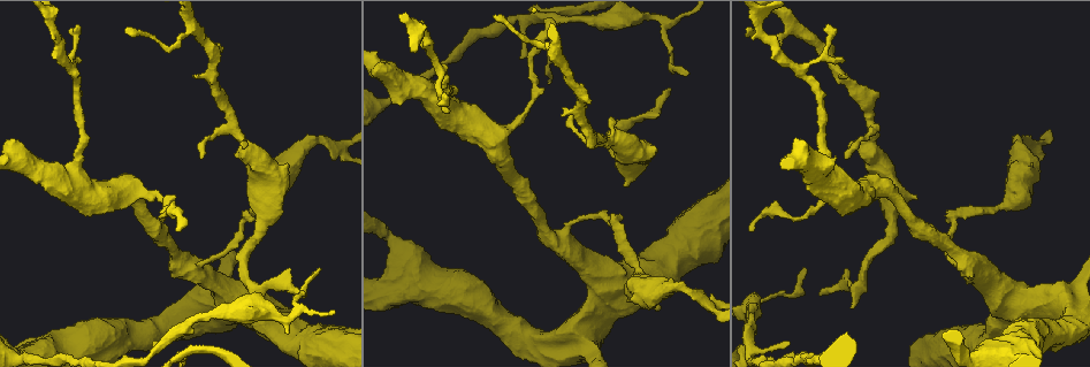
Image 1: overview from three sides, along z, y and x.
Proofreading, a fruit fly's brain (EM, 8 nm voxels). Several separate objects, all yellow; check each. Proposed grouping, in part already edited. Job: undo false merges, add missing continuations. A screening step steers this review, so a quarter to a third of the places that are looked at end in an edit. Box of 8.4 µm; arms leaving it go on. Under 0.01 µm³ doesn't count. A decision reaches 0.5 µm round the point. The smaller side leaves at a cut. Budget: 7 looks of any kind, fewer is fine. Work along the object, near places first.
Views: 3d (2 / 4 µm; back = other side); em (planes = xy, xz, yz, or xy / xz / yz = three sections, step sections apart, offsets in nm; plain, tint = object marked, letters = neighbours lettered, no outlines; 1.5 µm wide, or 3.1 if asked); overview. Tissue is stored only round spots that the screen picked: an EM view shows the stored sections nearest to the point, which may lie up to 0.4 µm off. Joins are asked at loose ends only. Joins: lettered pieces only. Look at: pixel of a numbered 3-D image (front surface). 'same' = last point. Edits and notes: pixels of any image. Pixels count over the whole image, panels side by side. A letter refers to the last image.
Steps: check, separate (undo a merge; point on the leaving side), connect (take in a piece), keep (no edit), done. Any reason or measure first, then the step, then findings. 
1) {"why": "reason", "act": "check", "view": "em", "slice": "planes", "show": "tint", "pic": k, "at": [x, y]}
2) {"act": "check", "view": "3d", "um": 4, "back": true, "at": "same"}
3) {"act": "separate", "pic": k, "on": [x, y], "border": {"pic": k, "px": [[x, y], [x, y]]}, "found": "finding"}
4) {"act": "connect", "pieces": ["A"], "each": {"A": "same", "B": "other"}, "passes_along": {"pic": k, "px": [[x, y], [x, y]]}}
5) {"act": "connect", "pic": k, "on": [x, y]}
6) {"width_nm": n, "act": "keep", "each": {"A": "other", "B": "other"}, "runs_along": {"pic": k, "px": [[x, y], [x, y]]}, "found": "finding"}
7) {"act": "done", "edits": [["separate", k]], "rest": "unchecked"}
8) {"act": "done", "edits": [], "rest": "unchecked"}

{"why": "small branch off a trunk", "act": "check", "view": "3d", "um": 2, "pic": 1, "at": [296, 310]}

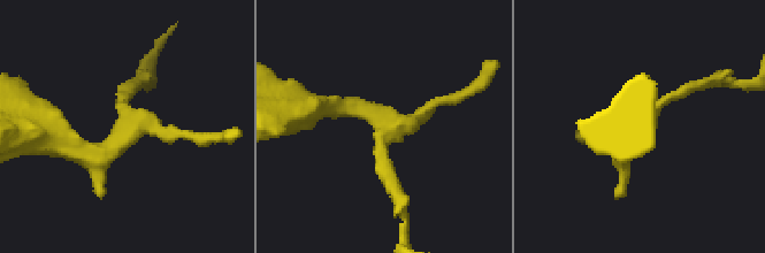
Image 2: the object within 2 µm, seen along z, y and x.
{"arms": 3, "act": "check", "view": "em", "slice": "planes", "show": "letters", "pic": 2, "at": [133, 125]}

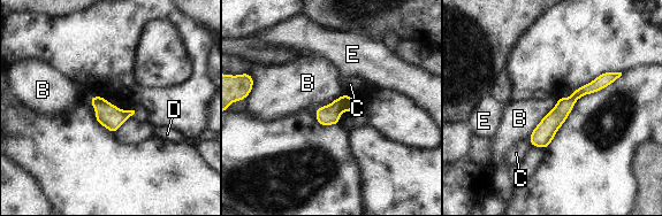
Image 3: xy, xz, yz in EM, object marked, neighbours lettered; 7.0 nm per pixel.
{"longest_contact_nm": ["B", 340], "act": "keep", "each": {"B": "other", "C": "other", "D": "other", "E": "other"}, "found": "continuous, no second neuron"}

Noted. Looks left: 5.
{"why": "abrupt turn", "act": "check", "view": "em", "slice": "planes", "show": "letters", "pic": 1, "at": [627, 120]}

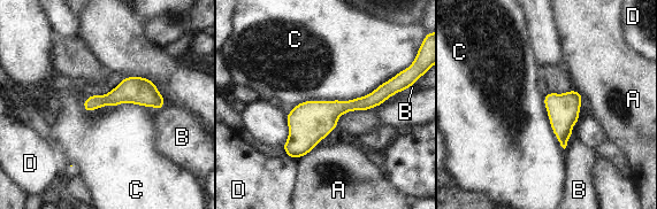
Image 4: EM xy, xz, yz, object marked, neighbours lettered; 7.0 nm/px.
{"act": "keep", "each": {"A": "other", "B": "other", "C": "other", "D": "other"}, "found": "continuous, no second neuron"}

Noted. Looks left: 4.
{"why": "branch stops here", "act": "check", "view": "em", "slice": "planes", "show": "letters", "pic": 1, "at": [82, 60]}

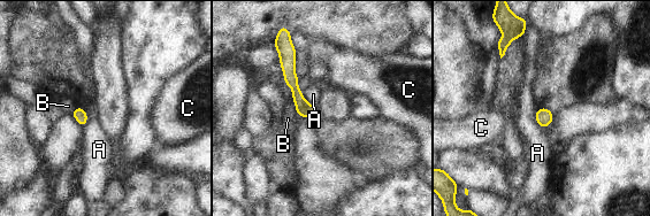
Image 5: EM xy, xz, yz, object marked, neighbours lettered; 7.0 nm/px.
{"act": "keep", "each": {"A": "other", "B": "other", "C": "other"}, "runs_along": {"pic": 5, "px": [[291, 49], [289, 75], [311, 115]]}, "found": "none of them fits"}

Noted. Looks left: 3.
{"act": "done", "edits": [], "rest": "unchecked"}

